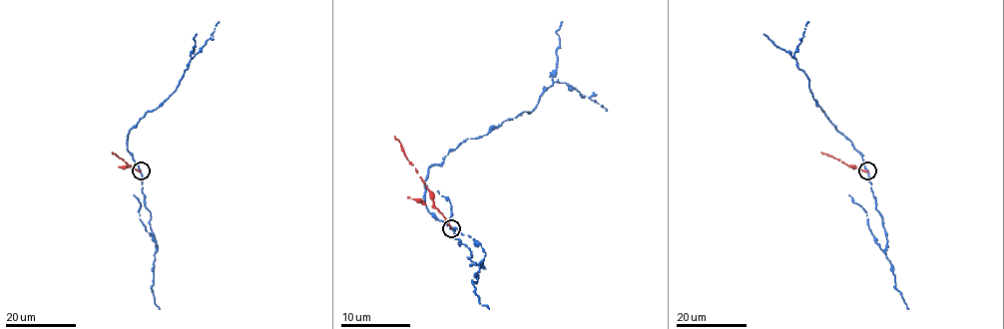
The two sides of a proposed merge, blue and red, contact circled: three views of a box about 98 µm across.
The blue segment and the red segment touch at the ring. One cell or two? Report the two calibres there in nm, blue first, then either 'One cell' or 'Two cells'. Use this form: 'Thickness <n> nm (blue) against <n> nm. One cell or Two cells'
Thickness 150 nm (blue) against 170 nm. Two cells

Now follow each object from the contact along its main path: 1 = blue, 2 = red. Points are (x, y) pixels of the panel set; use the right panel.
1: (868, 171), (862, 155), (835, 128), (810, 92), (809, 79), (797, 68), (794, 53), (808, 22)
2: (868, 171), (849, 166), (821, 152)

